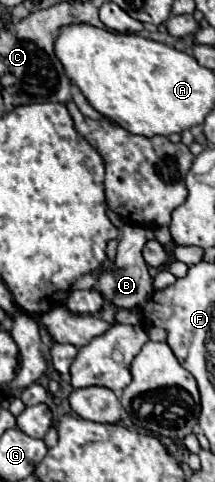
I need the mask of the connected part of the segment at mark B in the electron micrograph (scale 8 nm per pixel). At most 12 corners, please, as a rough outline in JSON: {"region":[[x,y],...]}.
{"region":[[123,226],[115,266],[95,290],[117,308],[141,306],[153,286],[145,226]]}

